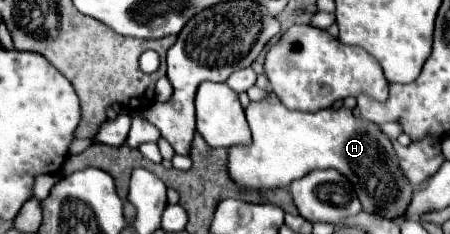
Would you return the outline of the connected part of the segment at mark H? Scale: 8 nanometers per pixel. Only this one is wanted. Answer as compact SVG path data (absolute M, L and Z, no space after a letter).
M271 92L267 100L263 102L251 102L245 108L247 122L253 132L253 144L251 146L233 146L227 150L227 172L231 172L231 178L239 188L247 190L267 190L267 188L287 188L293 180L299 180L311 170L325 170L325 168L335 168L347 176L363 204L363 210L381 218L399 218L409 200L411 200L411 184L405 180L399 162L395 158L391 140L371 122L355 118L351 110L339 108L325 108L319 112L297 112L297 110L287 110L279 98Z

